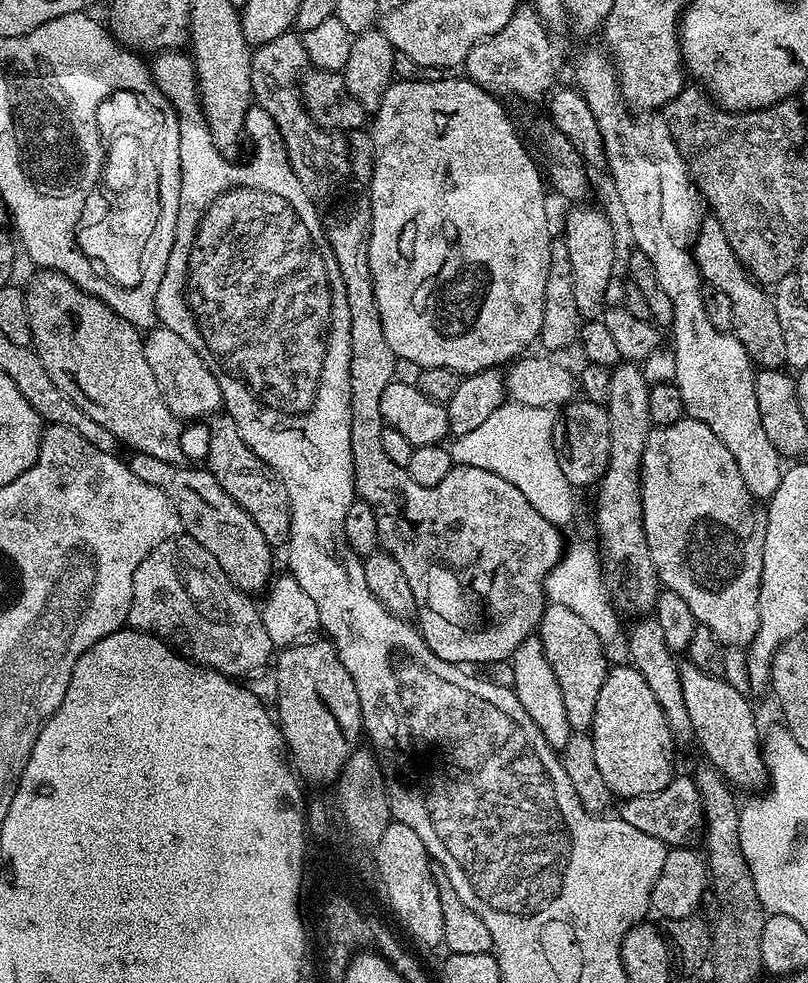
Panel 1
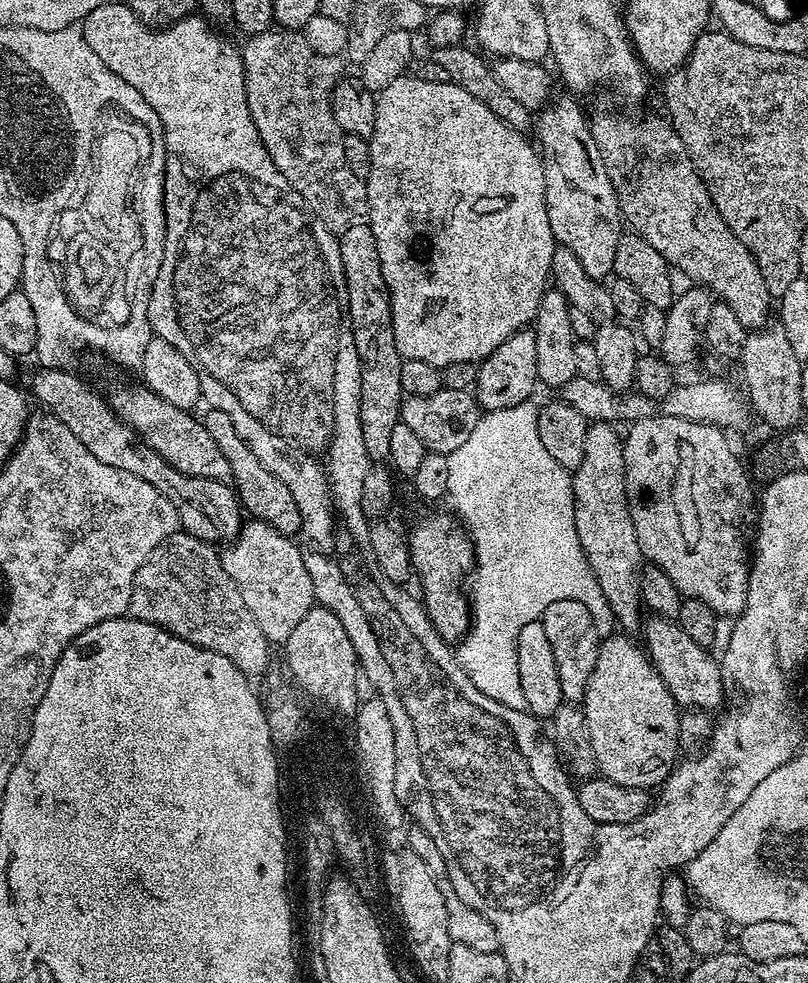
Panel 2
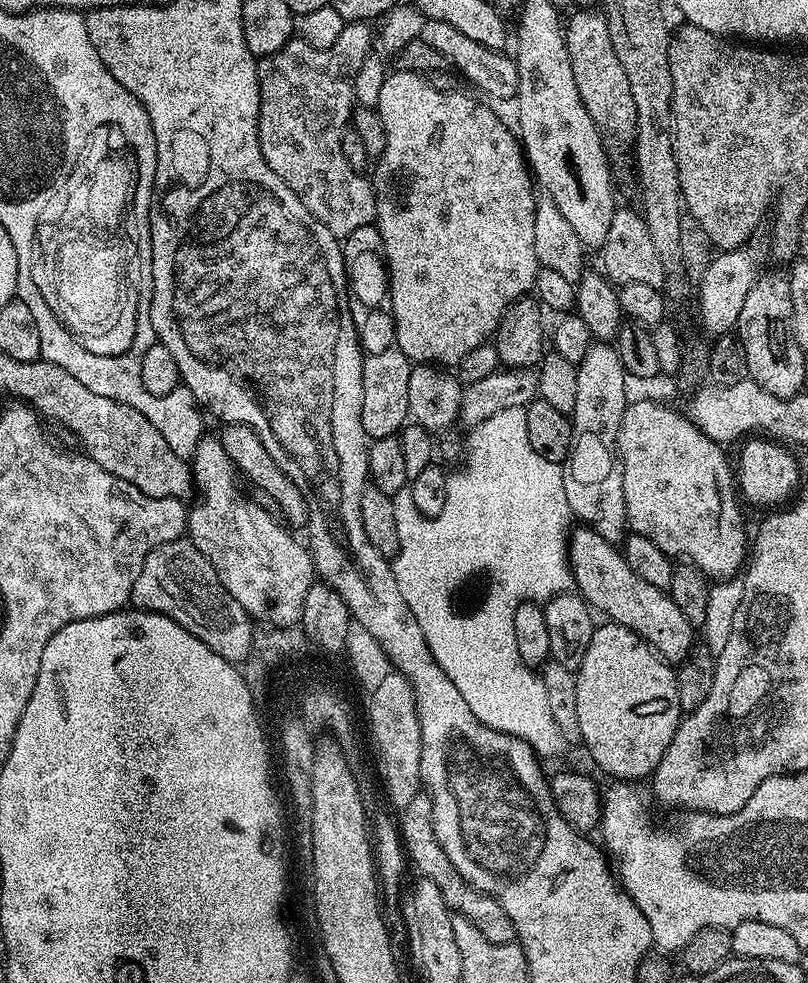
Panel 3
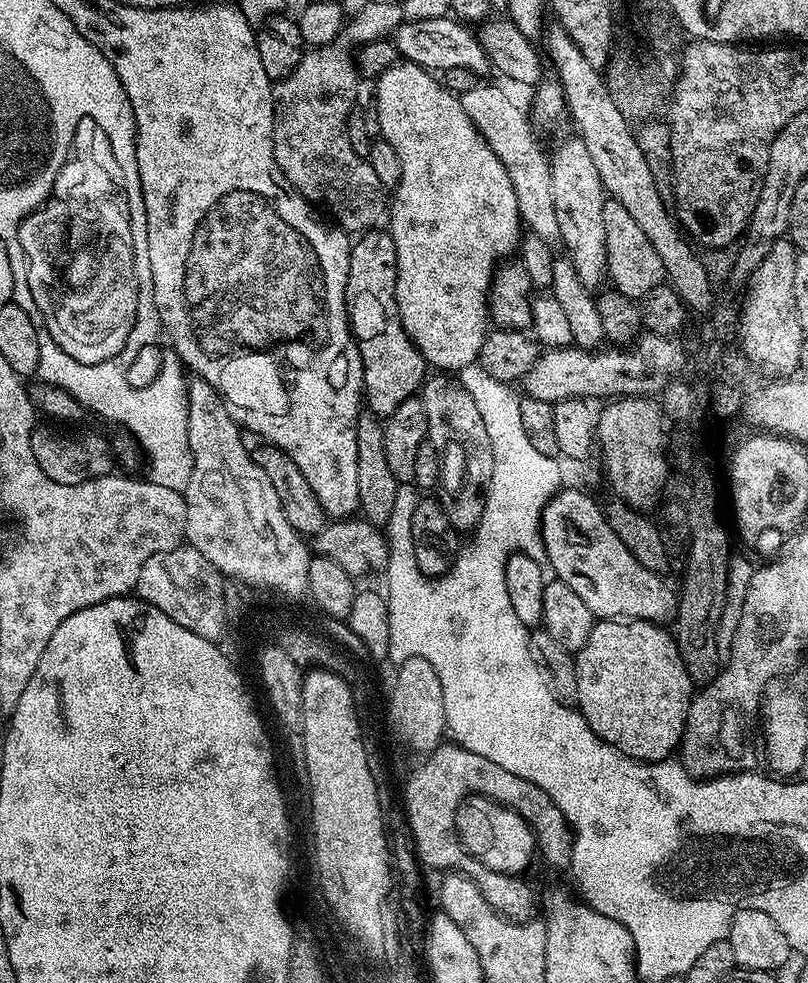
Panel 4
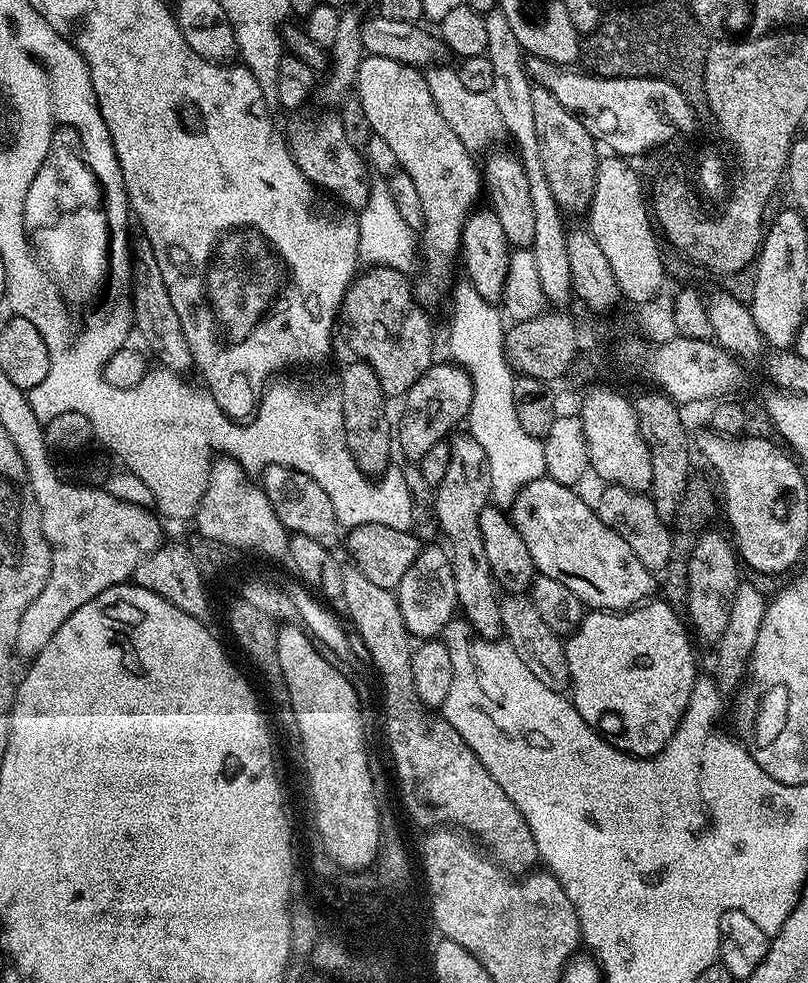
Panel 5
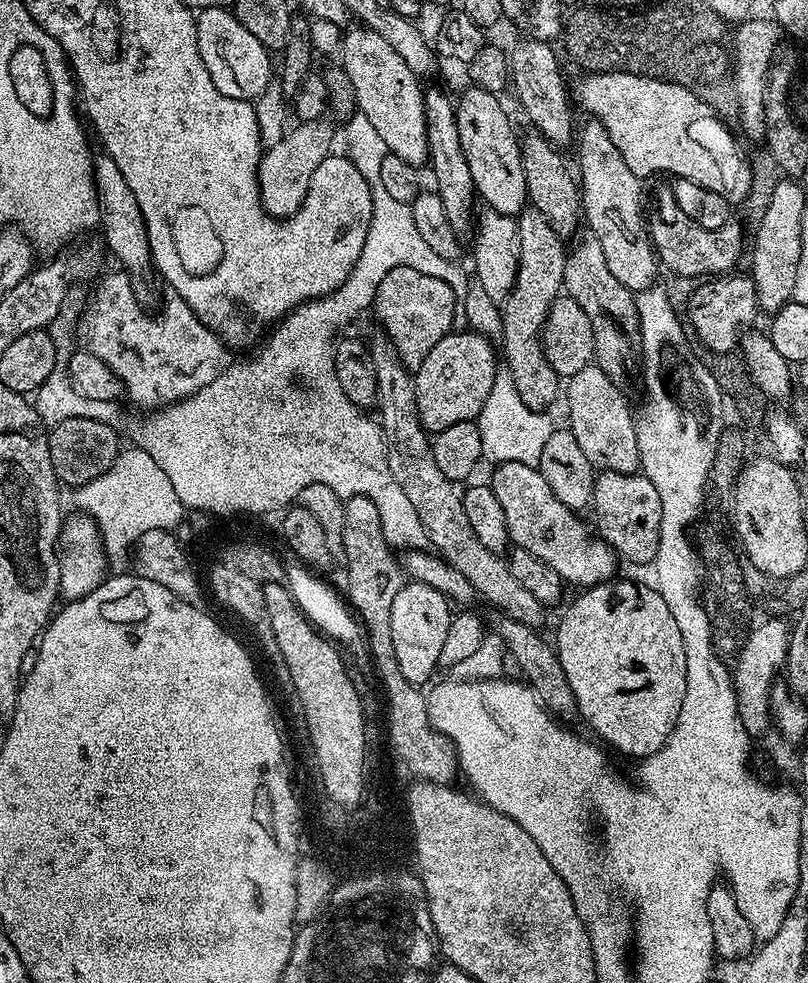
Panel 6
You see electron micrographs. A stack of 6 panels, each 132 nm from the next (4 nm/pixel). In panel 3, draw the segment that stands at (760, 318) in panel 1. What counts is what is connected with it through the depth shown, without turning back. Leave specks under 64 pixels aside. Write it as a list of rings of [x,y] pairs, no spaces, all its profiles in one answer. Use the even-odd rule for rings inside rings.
[[[576,12],[566,20],[564,41],[570,54],[570,66],[574,66],[574,82],[578,82],[578,94],[601,133],[608,135],[609,132],[616,140],[631,141],[636,135],[634,95],[618,62],[605,17],[596,12]]]

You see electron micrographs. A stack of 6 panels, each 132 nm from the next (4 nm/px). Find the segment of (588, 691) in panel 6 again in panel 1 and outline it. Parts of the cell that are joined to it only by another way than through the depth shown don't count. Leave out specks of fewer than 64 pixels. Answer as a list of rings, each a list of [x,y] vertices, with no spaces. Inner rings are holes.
[[[624,664],[609,667],[606,682],[602,682],[602,690],[598,690],[598,706],[590,729],[594,762],[598,762],[598,770],[616,798],[654,794],[665,788],[677,771],[672,759],[678,745],[670,734],[666,714],[662,714],[654,690],[646,686],[646,678],[642,678],[636,668]]]

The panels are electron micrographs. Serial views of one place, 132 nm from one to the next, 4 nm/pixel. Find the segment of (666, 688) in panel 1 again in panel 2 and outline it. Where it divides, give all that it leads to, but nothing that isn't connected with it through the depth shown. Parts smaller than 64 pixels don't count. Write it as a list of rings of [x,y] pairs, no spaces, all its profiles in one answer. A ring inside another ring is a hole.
[[[592,422],[586,430],[586,454],[571,473],[574,530],[578,530],[578,542],[594,578],[598,578],[598,586],[602,586],[602,594],[606,594],[613,621],[619,627],[621,624],[625,633],[636,634],[642,628],[640,573],[646,561],[638,546],[638,534],[634,534],[626,498],[624,442],[621,433],[612,428],[615,427],[608,422]]]

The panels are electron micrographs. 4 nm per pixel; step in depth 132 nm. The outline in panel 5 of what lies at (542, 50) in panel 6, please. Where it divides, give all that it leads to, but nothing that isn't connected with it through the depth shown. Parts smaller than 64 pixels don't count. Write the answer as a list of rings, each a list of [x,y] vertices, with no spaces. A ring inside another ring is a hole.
[[[533,86],[530,94],[534,109],[534,130],[538,132],[538,150],[542,152],[542,170],[546,170],[546,182],[550,182],[550,191],[553,192],[561,210],[568,211],[569,208],[572,212],[583,213],[592,200],[594,190],[598,159],[597,141],[592,139],[586,126],[582,126],[578,117],[570,110],[566,110],[566,106],[562,106],[562,102],[558,102],[558,98],[554,98],[554,94],[550,94],[550,90]]]

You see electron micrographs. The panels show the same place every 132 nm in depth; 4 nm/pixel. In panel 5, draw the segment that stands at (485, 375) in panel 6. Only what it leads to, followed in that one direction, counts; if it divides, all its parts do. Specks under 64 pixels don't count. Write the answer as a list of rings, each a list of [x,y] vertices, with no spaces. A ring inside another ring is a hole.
[[[455,362],[433,363],[424,371],[424,376],[410,386],[408,395],[403,397],[404,413],[398,416],[398,452],[412,462],[419,462],[422,454],[434,446],[434,442],[445,439],[456,423],[463,421],[470,410],[472,401],[472,379],[463,366]]]

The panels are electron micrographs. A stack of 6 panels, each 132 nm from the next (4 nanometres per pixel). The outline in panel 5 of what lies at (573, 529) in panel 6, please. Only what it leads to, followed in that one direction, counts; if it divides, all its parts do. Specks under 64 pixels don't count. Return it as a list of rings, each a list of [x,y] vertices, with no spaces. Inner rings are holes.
[[[541,478],[530,482],[526,486],[522,486],[522,490],[516,492],[516,497],[510,509],[510,515],[514,526],[518,530],[518,534],[522,534],[522,542],[526,542],[526,550],[530,550],[530,558],[534,558],[534,566],[537,573],[546,578],[554,578],[558,582],[562,582],[562,586],[566,586],[569,590],[574,590],[574,594],[578,594],[580,601],[592,610],[622,612],[645,603],[655,593],[652,591],[656,588],[657,577],[646,566],[642,566],[642,562],[638,562],[638,558],[634,555],[634,550],[630,550],[628,543],[619,534],[614,534],[614,530],[610,530],[610,526],[606,526],[606,522],[602,522],[602,518],[598,518],[595,507],[589,501],[587,504],[576,491],[575,487],[563,484],[562,482],[554,482],[547,478]]]

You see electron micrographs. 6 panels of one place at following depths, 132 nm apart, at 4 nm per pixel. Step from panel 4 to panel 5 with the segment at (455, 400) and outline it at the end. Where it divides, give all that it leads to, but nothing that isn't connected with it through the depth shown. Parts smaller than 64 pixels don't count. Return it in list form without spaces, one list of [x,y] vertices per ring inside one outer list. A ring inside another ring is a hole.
[[[463,435],[451,437],[450,467],[446,470],[446,478],[442,478],[442,482],[434,488],[436,520],[448,539],[447,547],[450,549],[454,570],[456,602],[462,609],[463,619],[468,621],[471,629],[479,637],[498,638],[504,633],[498,595],[496,596],[498,588],[492,578],[486,549],[482,547],[482,526],[478,526],[482,510],[490,504],[486,457],[479,442],[472,439],[471,435]]]

